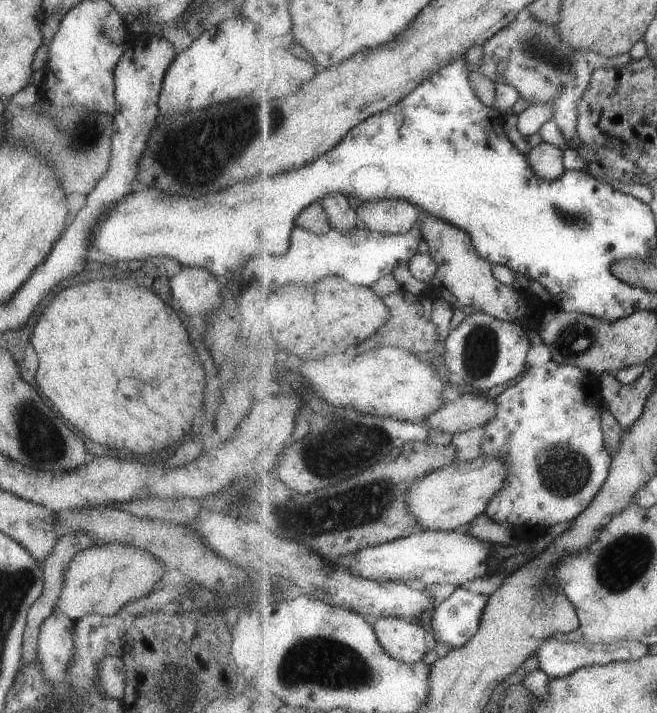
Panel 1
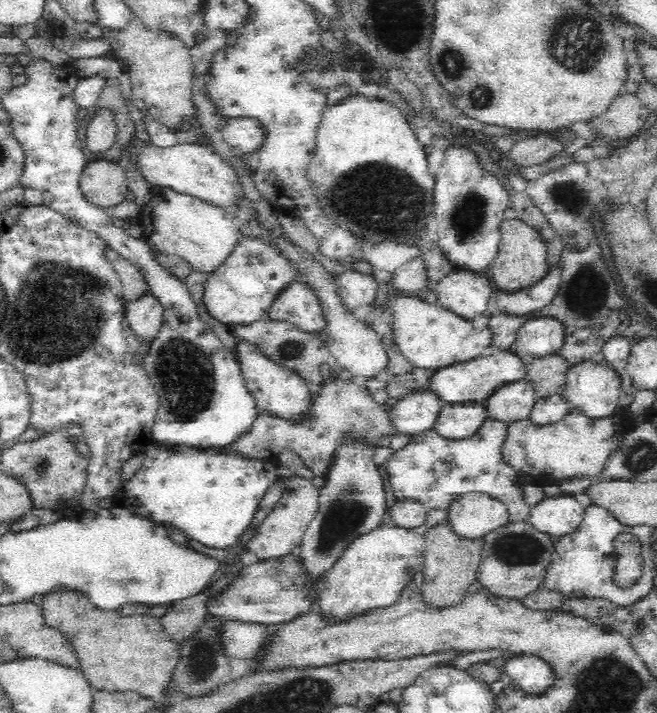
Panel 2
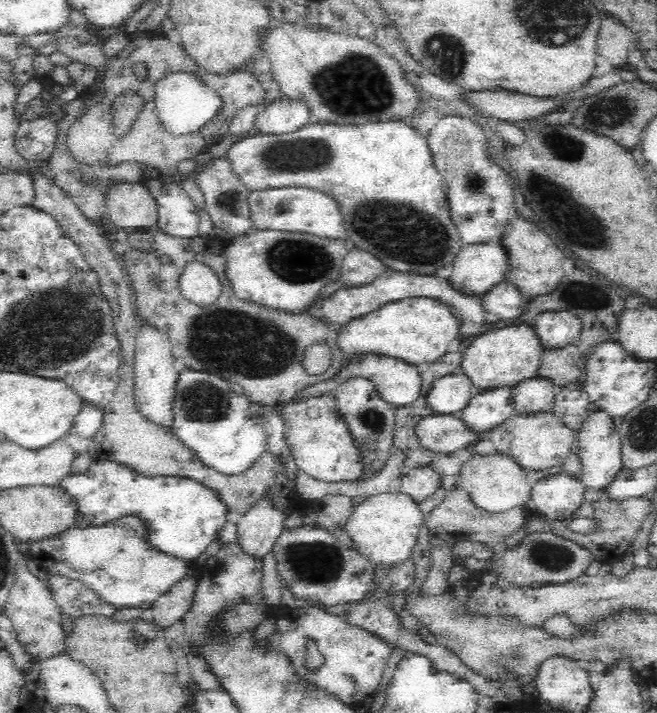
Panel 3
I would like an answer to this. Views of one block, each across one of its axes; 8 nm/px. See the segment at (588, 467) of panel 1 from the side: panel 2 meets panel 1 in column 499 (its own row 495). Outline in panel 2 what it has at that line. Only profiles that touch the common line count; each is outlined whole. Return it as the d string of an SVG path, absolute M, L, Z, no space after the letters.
M487 418L474 436L462 440L448 440L440 436L433 428L417 435L411 435L410 442L402 450L394 452L394 455L386 464L393 495L397 500L414 498L429 509L447 510L452 502L458 496L462 496L464 492L485 492L506 504L509 512L509 522L516 520L528 521L532 506L524 500L524 491L521 485L522 474L511 468L501 456L507 425L507 423L499 420Z

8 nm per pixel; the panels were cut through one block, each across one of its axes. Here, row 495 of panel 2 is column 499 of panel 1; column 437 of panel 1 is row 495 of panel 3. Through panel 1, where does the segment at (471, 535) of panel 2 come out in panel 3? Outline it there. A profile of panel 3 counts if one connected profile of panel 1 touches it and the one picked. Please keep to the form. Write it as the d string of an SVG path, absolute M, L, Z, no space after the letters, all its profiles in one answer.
M506 454L472 455L464 463L459 477L459 487L463 488L470 500L486 512L506 512L518 505L529 504L531 485L528 484L524 469L514 458Z

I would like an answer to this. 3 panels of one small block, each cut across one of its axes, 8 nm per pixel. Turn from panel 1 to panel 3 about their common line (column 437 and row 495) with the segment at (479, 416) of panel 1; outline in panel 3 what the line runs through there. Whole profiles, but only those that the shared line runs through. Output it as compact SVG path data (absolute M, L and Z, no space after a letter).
M433 464L410 470L401 480L400 491L409 494L418 504L438 490L441 473Z

